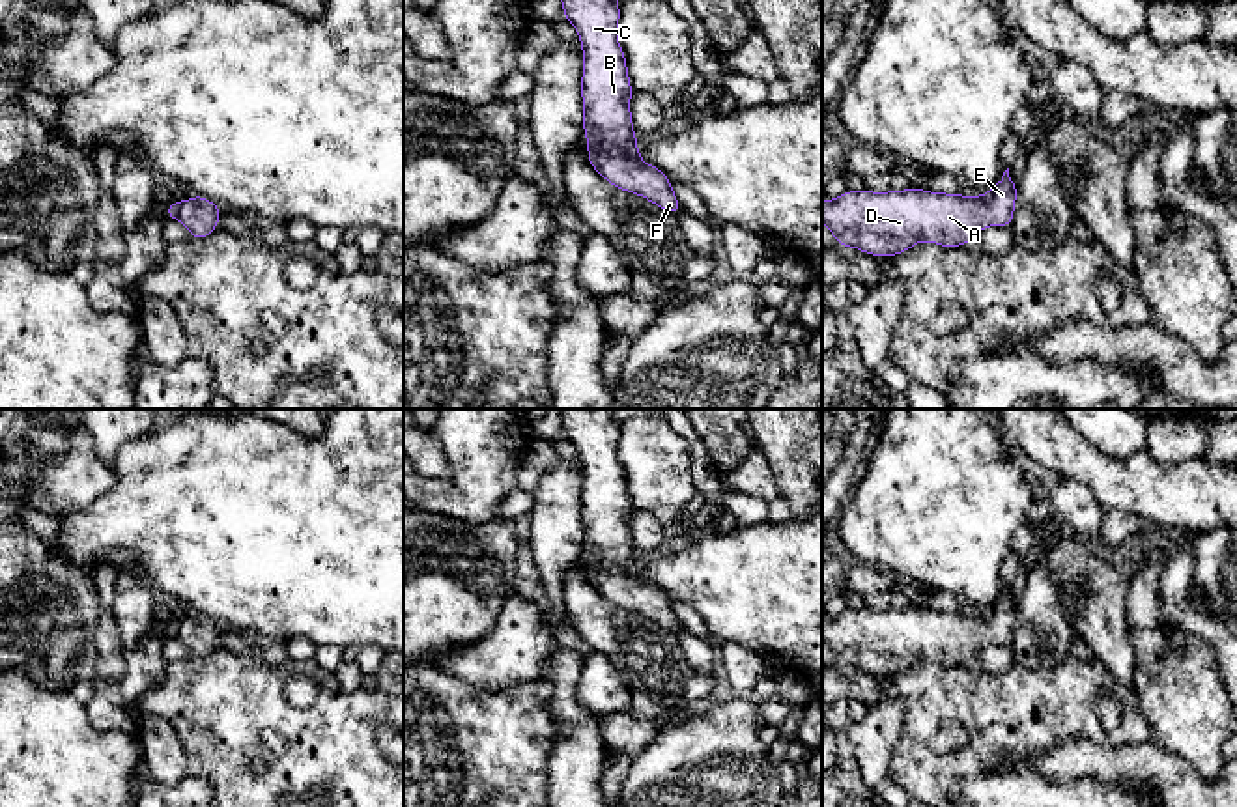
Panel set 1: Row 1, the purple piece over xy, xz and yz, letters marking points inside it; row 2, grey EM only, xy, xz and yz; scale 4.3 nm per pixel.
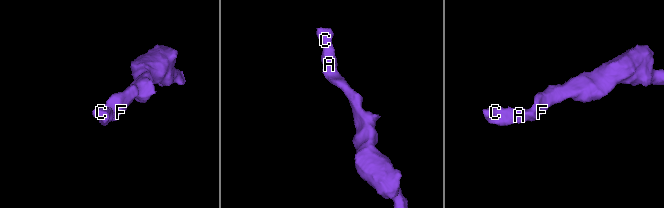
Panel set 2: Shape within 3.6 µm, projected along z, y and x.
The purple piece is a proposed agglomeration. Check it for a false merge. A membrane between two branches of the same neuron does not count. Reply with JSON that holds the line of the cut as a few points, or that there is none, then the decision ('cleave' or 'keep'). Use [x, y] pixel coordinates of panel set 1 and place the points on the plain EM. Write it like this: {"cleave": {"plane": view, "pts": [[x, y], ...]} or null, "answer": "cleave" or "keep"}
{"cleave": null, "answer": "keep"}

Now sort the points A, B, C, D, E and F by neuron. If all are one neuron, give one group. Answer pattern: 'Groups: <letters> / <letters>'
Groups: A B C D E F

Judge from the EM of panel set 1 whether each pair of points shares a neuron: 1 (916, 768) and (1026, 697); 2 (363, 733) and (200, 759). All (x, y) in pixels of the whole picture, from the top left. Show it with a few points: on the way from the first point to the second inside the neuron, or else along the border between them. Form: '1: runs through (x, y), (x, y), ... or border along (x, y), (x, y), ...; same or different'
1: runs through (944, 768), (963, 763), (1000, 725); same
2: runs through (322, 733), (309, 733), (288, 720), (241, 720); same

